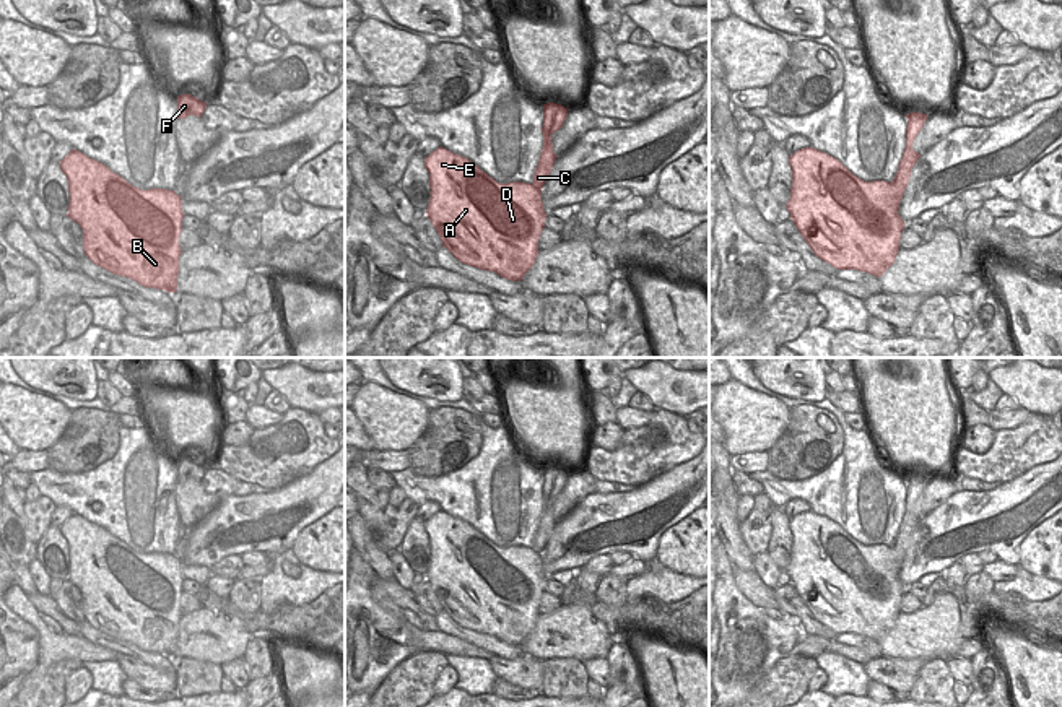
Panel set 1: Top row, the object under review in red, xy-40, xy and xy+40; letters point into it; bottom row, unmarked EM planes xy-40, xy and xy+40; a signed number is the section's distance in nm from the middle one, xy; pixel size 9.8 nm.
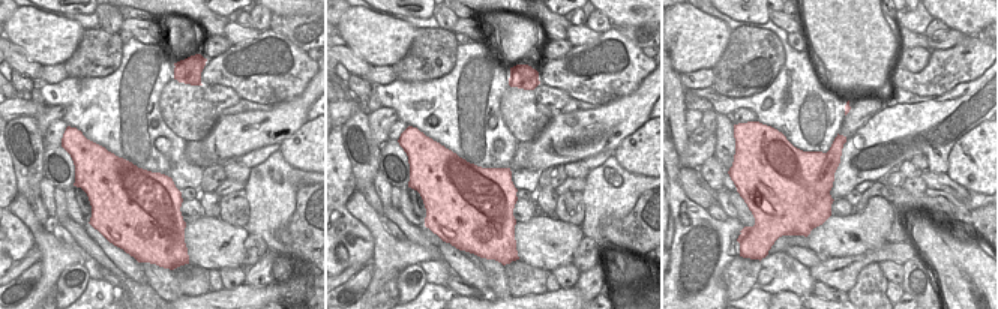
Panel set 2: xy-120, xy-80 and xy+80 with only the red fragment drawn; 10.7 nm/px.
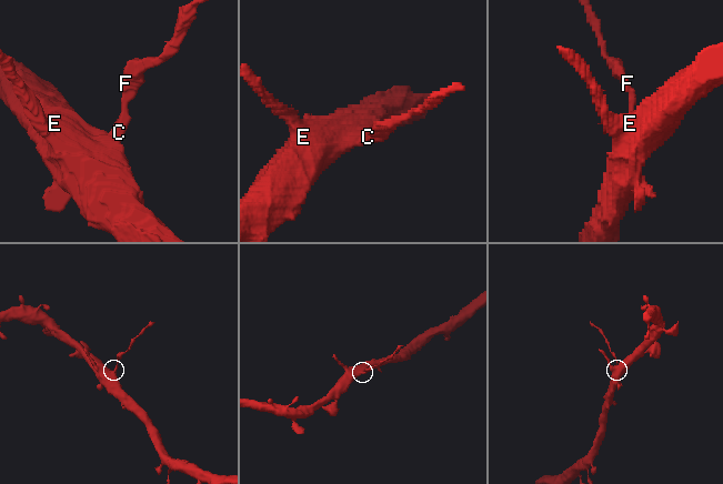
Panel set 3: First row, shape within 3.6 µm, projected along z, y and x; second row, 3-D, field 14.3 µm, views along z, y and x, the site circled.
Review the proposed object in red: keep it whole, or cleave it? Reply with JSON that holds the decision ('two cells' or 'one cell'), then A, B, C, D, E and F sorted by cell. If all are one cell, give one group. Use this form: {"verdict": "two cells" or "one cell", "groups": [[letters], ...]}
{"verdict": "two cells", "groups": [["A", "B", "C", "D", "E"], ["F"]]}

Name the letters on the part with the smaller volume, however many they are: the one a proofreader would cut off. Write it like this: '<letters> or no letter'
F

